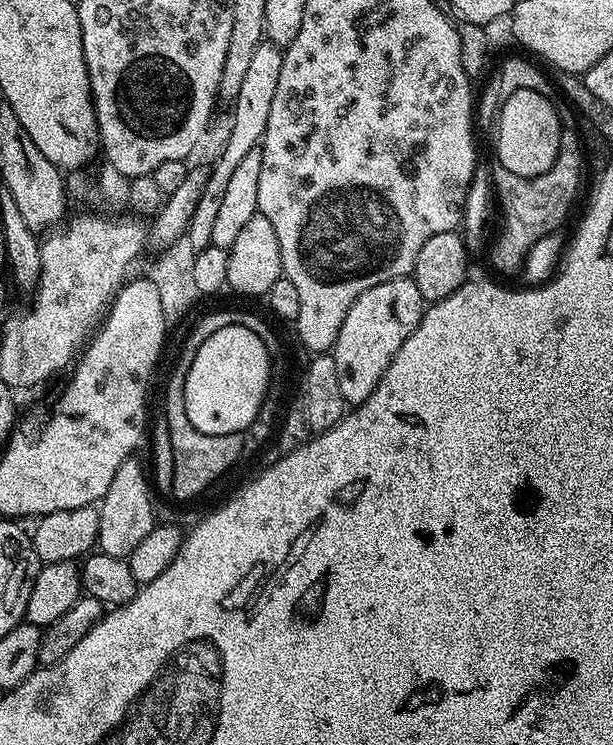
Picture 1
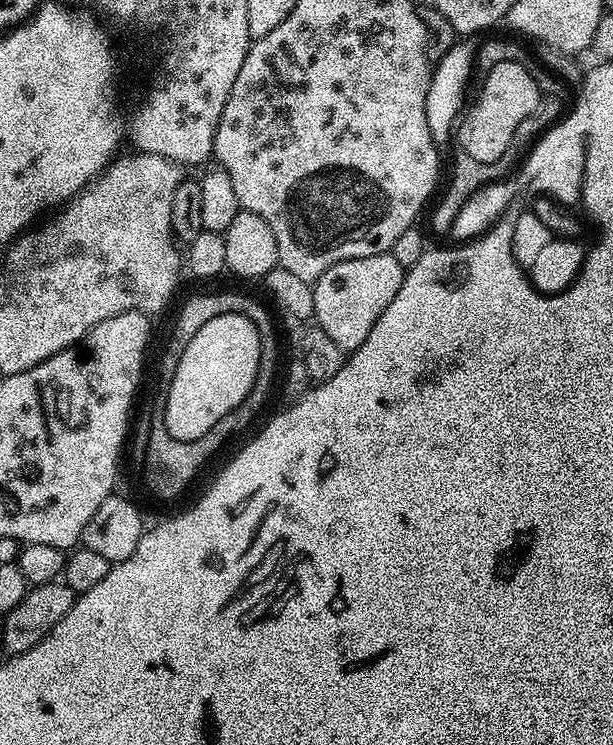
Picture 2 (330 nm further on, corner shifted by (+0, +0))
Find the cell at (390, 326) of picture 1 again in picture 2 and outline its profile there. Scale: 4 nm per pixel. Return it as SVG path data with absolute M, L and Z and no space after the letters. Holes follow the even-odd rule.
M391 252L350 258L346 262L338 262L338 266L330 266L330 270L326 270L326 274L312 284L315 327L326 330L334 346L344 353L355 352L362 342L366 342L370 330L374 330L374 322L382 318L382 310L394 302L404 281L405 271Z

